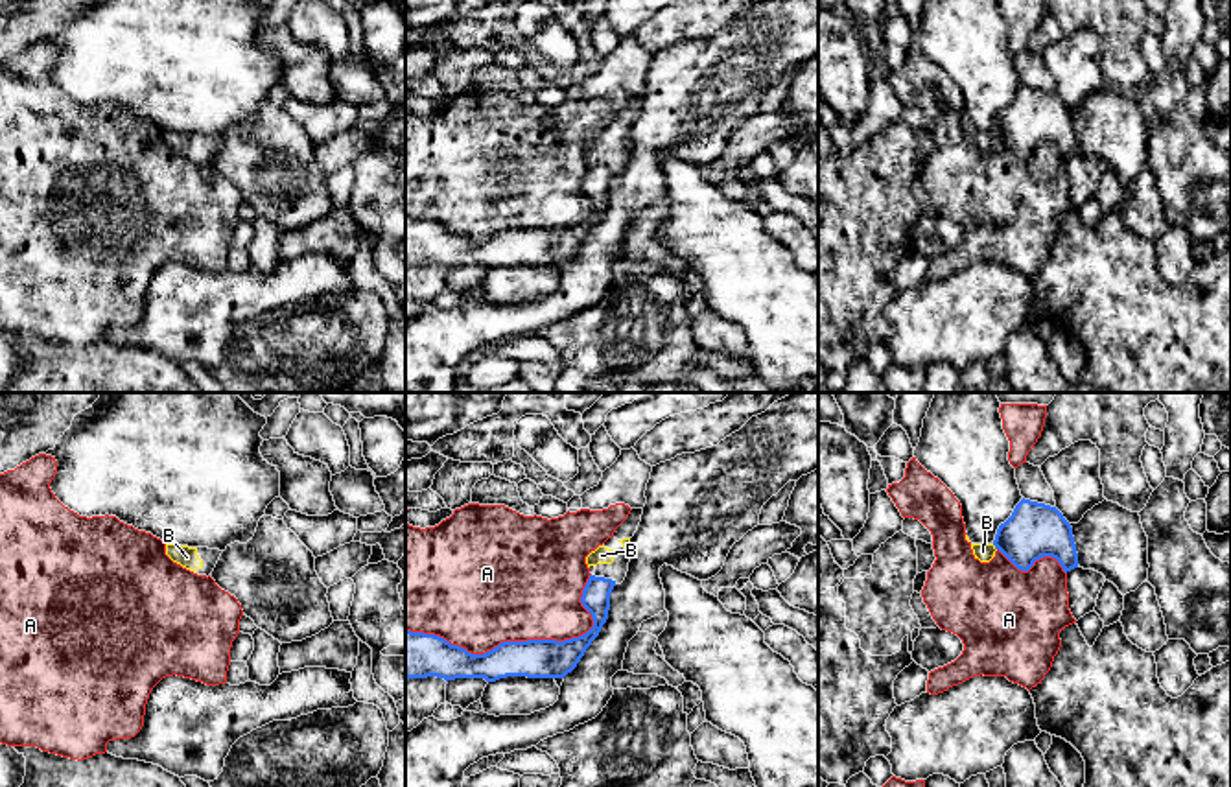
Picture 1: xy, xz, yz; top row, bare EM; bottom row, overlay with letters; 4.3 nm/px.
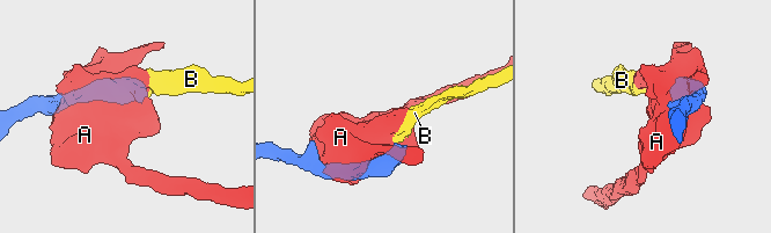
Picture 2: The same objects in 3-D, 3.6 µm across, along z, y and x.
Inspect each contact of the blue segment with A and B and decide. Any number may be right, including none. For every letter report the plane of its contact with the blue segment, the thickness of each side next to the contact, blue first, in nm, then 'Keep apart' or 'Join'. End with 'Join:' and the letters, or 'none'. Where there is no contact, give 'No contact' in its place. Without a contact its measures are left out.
A: Touches blue in xz. Thickness 180 nm (blue) against 480 nm. Keep apart
B: Touches blue in yz. Thickness 240 nm (blue) against 80 nm. Join
Join: B

